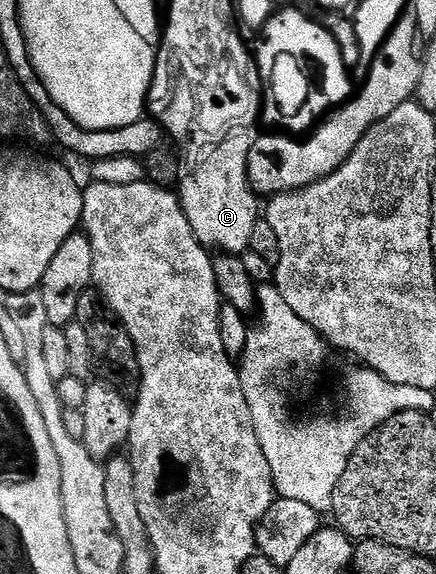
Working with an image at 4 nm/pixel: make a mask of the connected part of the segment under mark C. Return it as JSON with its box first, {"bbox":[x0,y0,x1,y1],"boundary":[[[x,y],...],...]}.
{"bbox":[179,131,262,255],"boundary":[[[248,131],[229,132],[179,186],[180,206],[186,219],[196,238],[209,250],[233,255],[249,252],[250,235],[254,235],[256,222],[262,217],[262,205],[256,202],[258,194],[248,178],[253,138]]]}

